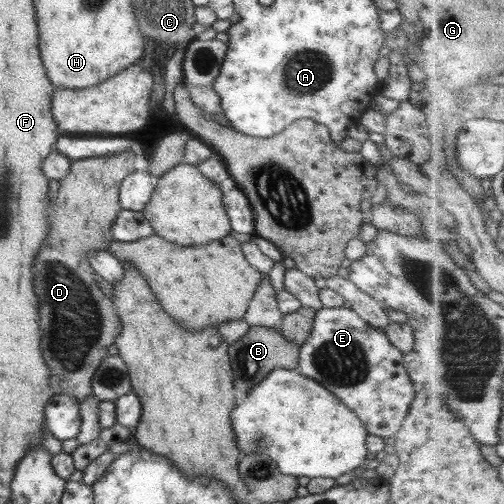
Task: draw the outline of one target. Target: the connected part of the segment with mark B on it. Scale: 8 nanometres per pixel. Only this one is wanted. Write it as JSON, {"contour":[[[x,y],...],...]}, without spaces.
{"contour":[[[248,326],[247,332],[227,347],[230,369],[232,372],[232,387],[235,390],[234,403],[241,403],[249,390],[261,382],[261,377],[269,374],[273,368],[295,370],[298,362],[298,346],[287,342],[278,332],[278,327]]]}

